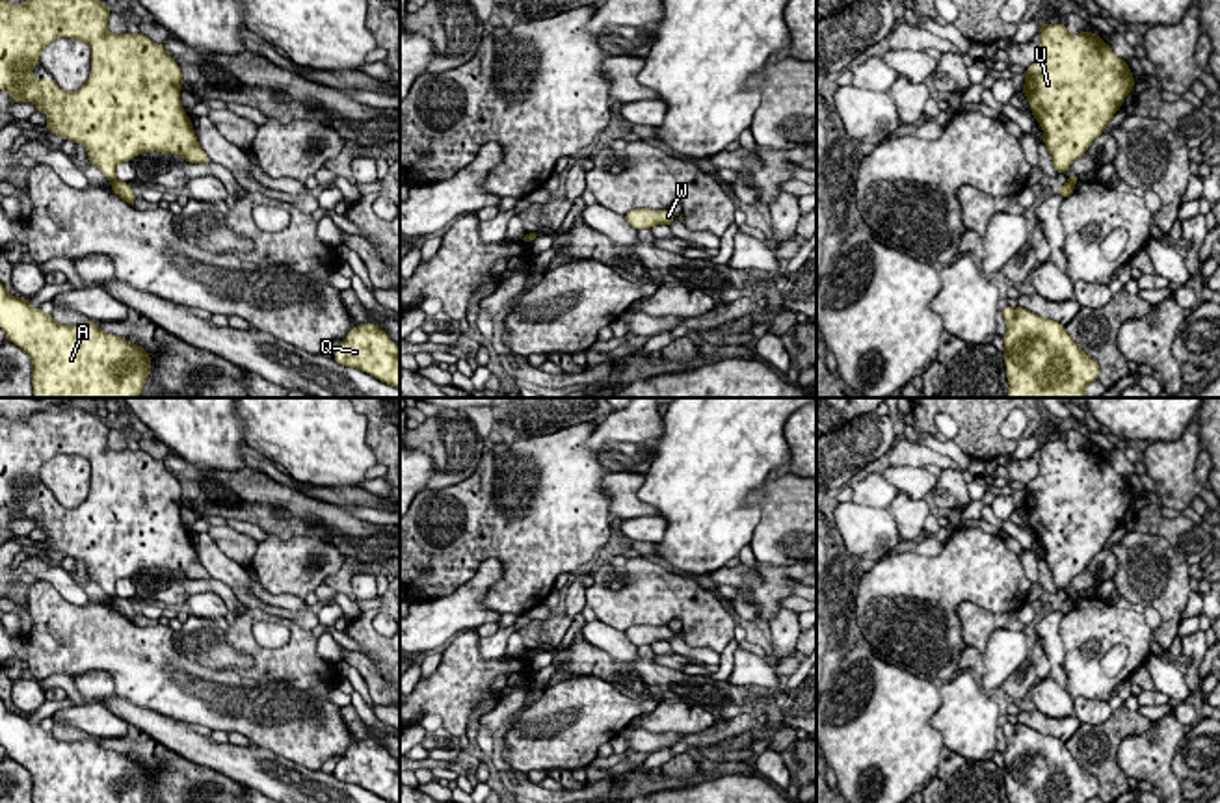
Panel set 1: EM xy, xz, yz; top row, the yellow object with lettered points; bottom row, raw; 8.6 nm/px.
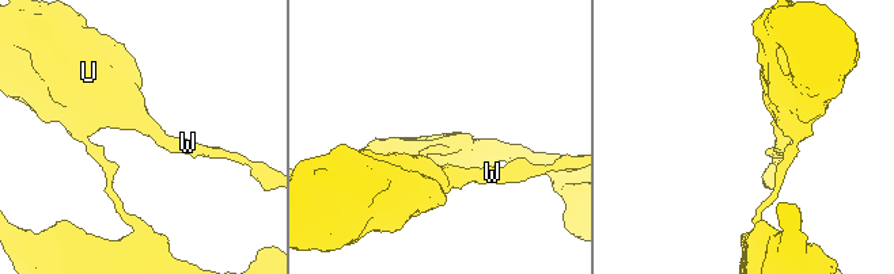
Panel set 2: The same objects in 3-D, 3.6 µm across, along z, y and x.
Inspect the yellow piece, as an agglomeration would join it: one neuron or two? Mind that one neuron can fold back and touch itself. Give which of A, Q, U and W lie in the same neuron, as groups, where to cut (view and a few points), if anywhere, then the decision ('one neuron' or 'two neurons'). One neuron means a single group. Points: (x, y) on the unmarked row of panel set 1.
A Q / U W | xy (116, 595), (112, 601) | two neurons

